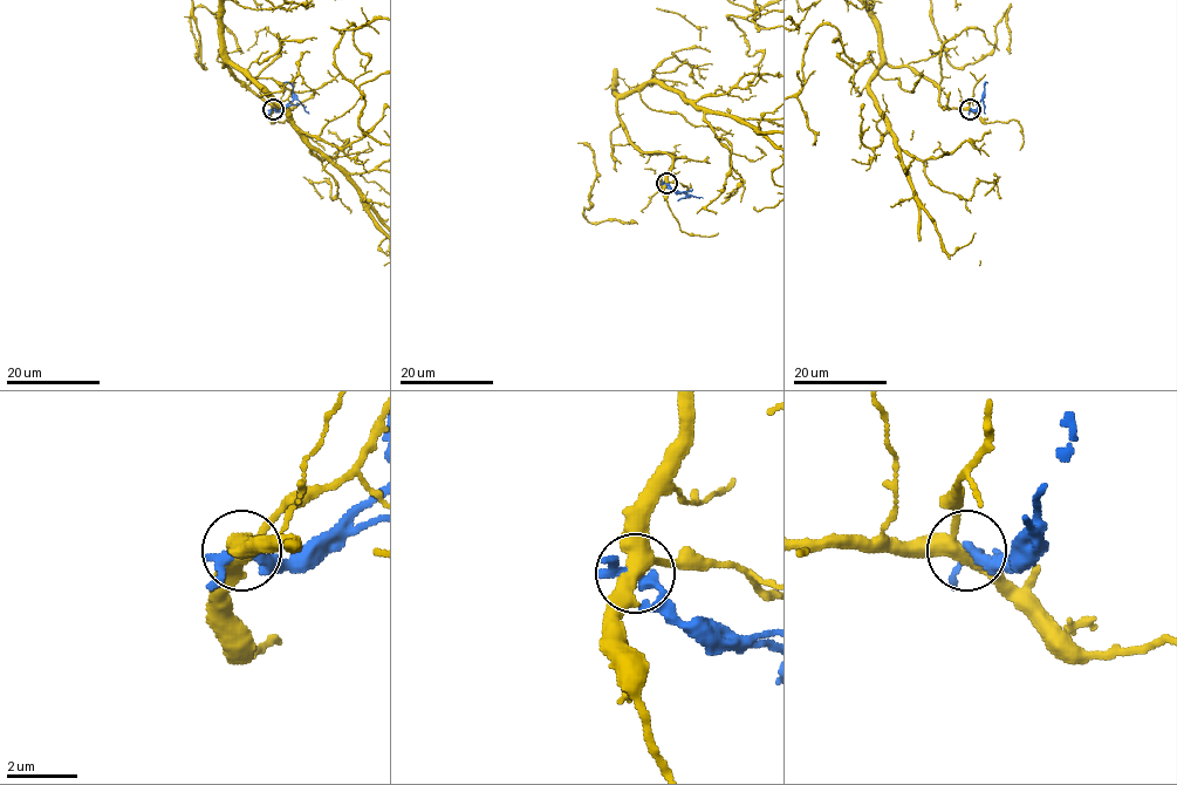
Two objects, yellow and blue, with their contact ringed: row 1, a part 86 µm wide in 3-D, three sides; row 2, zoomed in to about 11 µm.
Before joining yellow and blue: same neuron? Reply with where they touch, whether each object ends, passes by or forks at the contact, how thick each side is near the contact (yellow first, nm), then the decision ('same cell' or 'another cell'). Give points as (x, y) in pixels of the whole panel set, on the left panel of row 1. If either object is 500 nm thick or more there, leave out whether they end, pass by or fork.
at (273, 109); yellow forks there; blue passes by; 400 nm thick on the yellow side, 240 nm on the other; another cell

